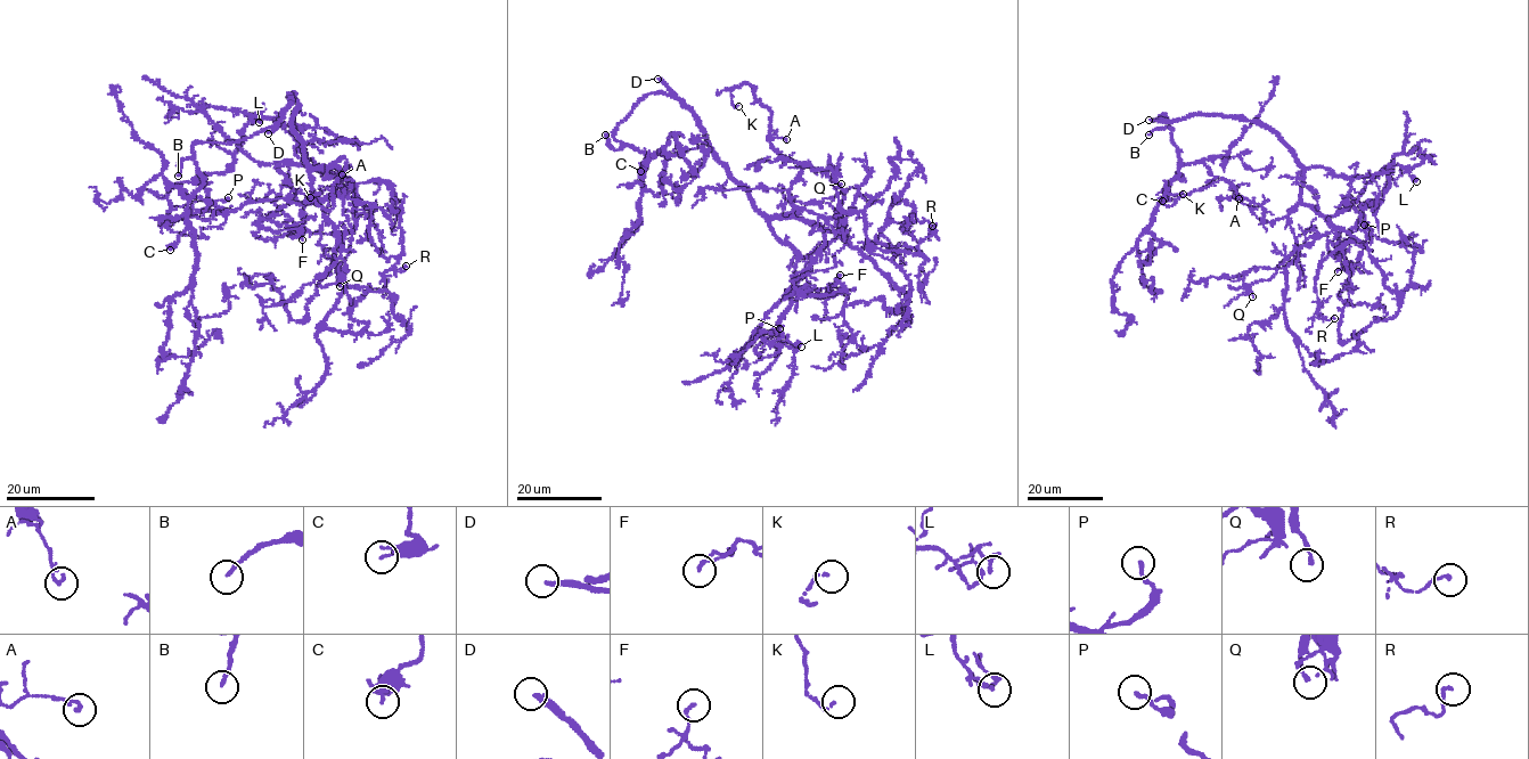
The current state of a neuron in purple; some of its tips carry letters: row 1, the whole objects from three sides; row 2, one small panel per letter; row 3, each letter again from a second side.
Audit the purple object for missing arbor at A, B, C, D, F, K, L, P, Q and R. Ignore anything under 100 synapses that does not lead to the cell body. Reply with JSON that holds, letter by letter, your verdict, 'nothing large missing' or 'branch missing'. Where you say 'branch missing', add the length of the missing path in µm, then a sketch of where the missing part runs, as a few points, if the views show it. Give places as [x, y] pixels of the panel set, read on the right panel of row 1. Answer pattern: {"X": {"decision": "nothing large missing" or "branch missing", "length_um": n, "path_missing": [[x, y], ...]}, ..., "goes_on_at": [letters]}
{"A": {"decision": "nothing large missing"}, "B": {"decision": "nothing large missing"}, "C": {"decision": "nothing large missing"}, "D": {"decision": "branch missing", "length_um": 30, "path_missing": [[1149, 120], [1138, 120], [1133, 129], [1126, 121], [1146, 99]]}, "F": {"decision": "nothing large missing"}, "K": {"decision": "nothing large missing"}, "L": {"decision": "nothing large missing"}, "P": {"decision": "nothing large missing"}, "Q": {"decision": "nothing large missing"}, "R": {"decision": "nothing large missing"}, "goes_on_at": ["D"]}

